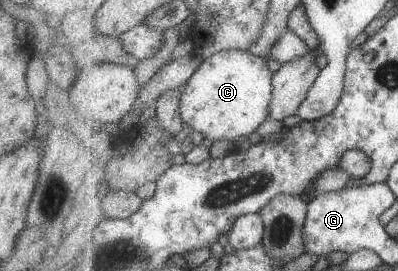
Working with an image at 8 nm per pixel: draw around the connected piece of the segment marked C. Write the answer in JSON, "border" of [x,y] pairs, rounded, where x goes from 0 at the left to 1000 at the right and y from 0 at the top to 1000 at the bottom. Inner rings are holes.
{"border":[[[565,185],[515,218],[457,343],[452,413],[465,458],[535,520],[641,506],[638,480],[678,428],[691,269],[668,221],[611,185]]]}

